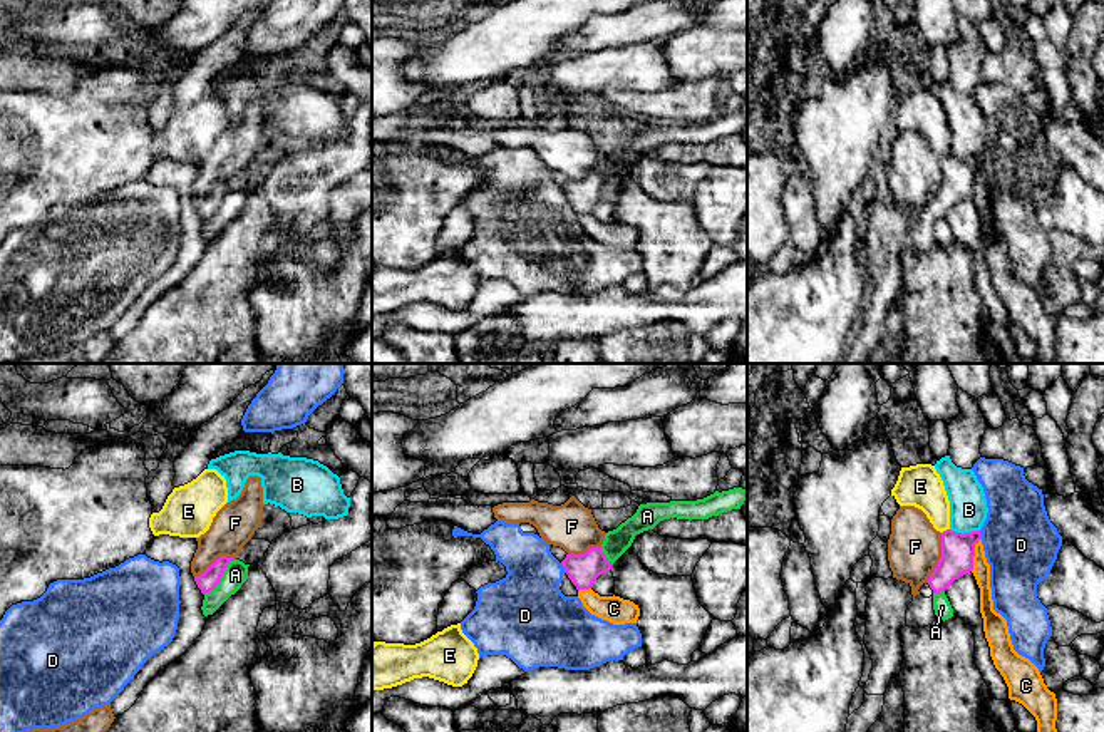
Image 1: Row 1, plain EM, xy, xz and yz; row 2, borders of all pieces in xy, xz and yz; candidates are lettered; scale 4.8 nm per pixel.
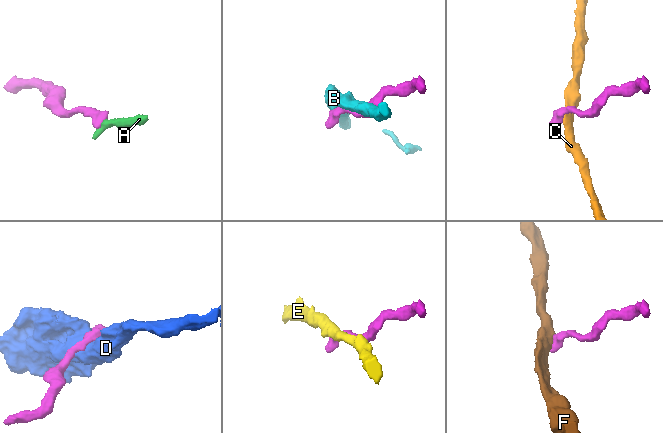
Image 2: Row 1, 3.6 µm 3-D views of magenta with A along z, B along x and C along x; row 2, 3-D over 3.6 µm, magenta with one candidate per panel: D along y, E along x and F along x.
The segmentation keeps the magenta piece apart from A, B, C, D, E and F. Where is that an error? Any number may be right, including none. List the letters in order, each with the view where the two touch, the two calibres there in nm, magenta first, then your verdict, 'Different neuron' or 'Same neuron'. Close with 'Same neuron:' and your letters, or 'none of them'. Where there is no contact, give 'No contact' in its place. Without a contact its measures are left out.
A: Touches magenta in xy. Thickness 100 nm (magenta) against 110 nm. Different neuron
B: Touches magenta in yz. Thickness 160 nm (magenta) against 180 nm. Different neuron
C: Touches magenta in yz. Thickness 160 nm (magenta) against 80 nm. Different neuron
D: Touches magenta in xz. Thickness 150 nm (magenta) against 340 nm. Different neuron
E: Touches magenta in yz. Thickness 160 nm (magenta) against 200 nm. Different neuron
F: Touches magenta in yz. Thickness 160 nm (magenta) against 260 nm. Different neuron
Same neuron: none of them

